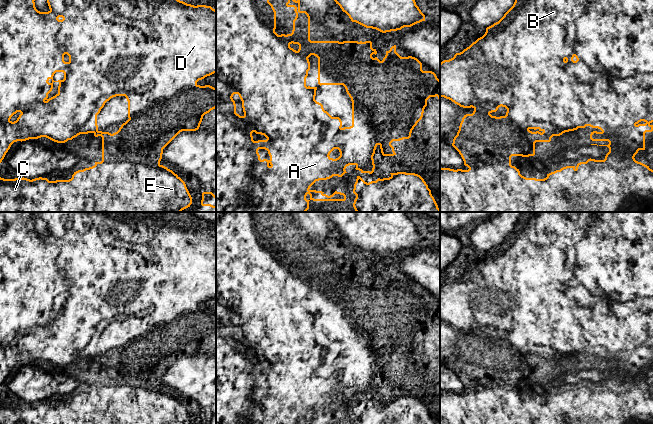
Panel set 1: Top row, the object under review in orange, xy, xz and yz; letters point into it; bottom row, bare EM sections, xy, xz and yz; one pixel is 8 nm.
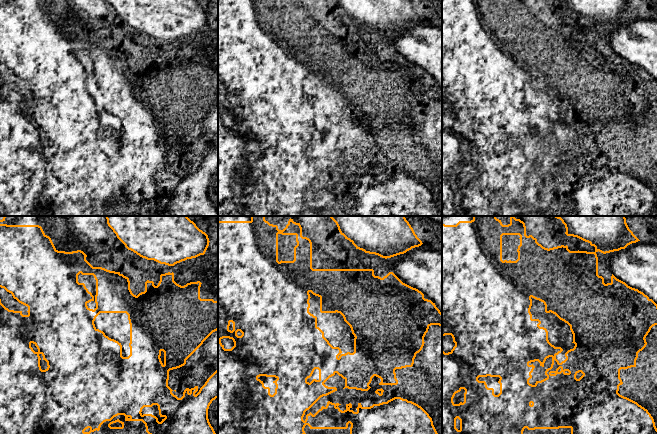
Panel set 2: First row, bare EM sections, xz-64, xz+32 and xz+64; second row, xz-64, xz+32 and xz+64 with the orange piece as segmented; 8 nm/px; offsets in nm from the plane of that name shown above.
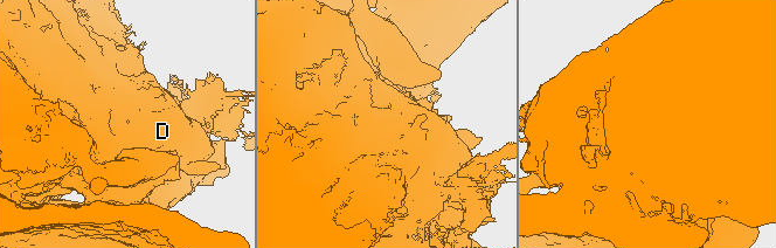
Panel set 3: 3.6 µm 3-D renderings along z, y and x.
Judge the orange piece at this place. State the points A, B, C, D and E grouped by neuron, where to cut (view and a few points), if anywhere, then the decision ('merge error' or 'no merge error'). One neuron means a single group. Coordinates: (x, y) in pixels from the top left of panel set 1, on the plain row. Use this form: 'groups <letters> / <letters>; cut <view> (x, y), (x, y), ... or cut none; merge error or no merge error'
groups A C E / B D; cut xz (272, 297), (270, 341), (288, 348), (293, 325), (305, 349); merge error

